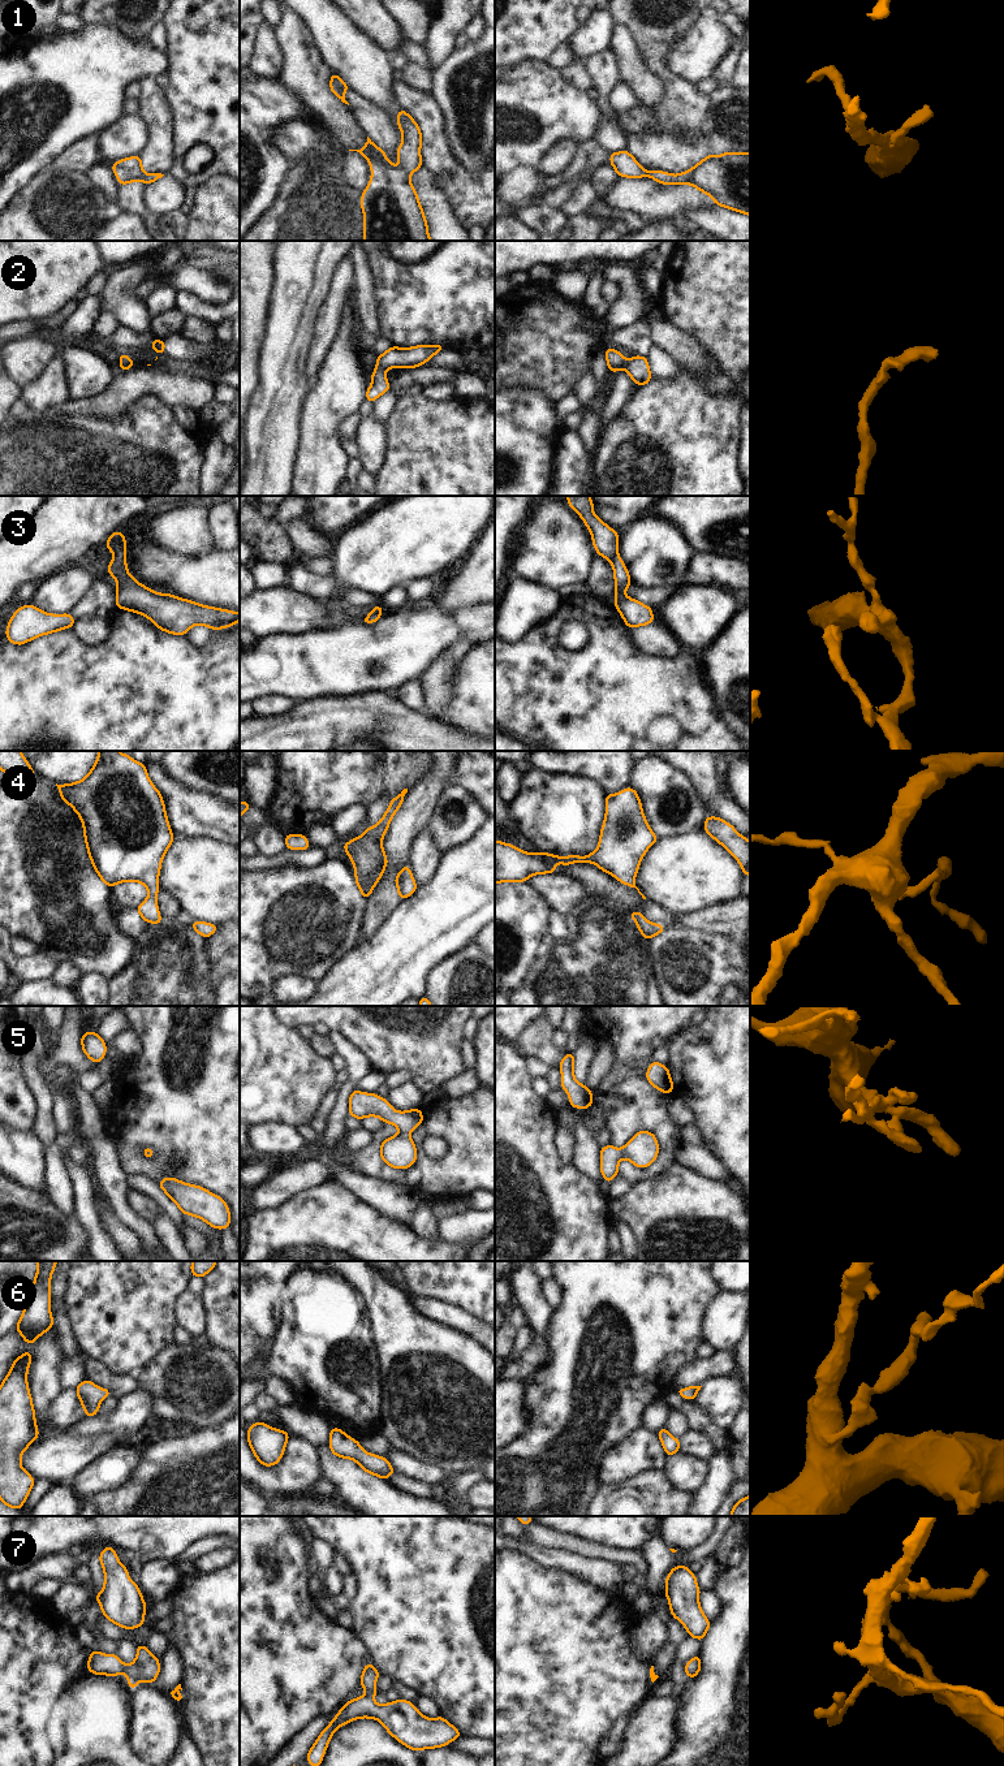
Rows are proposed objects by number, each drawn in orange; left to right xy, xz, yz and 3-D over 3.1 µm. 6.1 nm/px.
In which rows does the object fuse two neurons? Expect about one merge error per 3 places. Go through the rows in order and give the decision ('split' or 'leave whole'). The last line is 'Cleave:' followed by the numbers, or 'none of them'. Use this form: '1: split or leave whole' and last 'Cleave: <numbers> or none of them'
1: leave whole
2: leave whole
3: leave whole
4: leave whole
5: leave whole
6: leave whole
7: leave whole
Cleave: none of them

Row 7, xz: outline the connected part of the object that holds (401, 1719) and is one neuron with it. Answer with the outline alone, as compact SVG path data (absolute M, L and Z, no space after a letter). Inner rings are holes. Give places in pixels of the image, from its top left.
M371 1662L363 1667L361 1687L367 1693L346 1702L320 1732L306 1754L310 1766L320 1766L329 1740L339 1727L361 1718L379 1720L391 1736L415 1752L447 1746L451 1741L461 1737L460 1731L441 1715L430 1719L421 1714L410 1701L400 1698L385 1705L378 1705L374 1697L378 1692L375 1683L379 1675L380 1672Z

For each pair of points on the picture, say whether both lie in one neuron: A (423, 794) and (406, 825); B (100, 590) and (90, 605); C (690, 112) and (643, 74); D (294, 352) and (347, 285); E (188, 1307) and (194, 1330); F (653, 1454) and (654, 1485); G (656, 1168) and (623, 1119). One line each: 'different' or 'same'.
A: same
B: same
C: different
D: different
E: same
F: different
G: same

